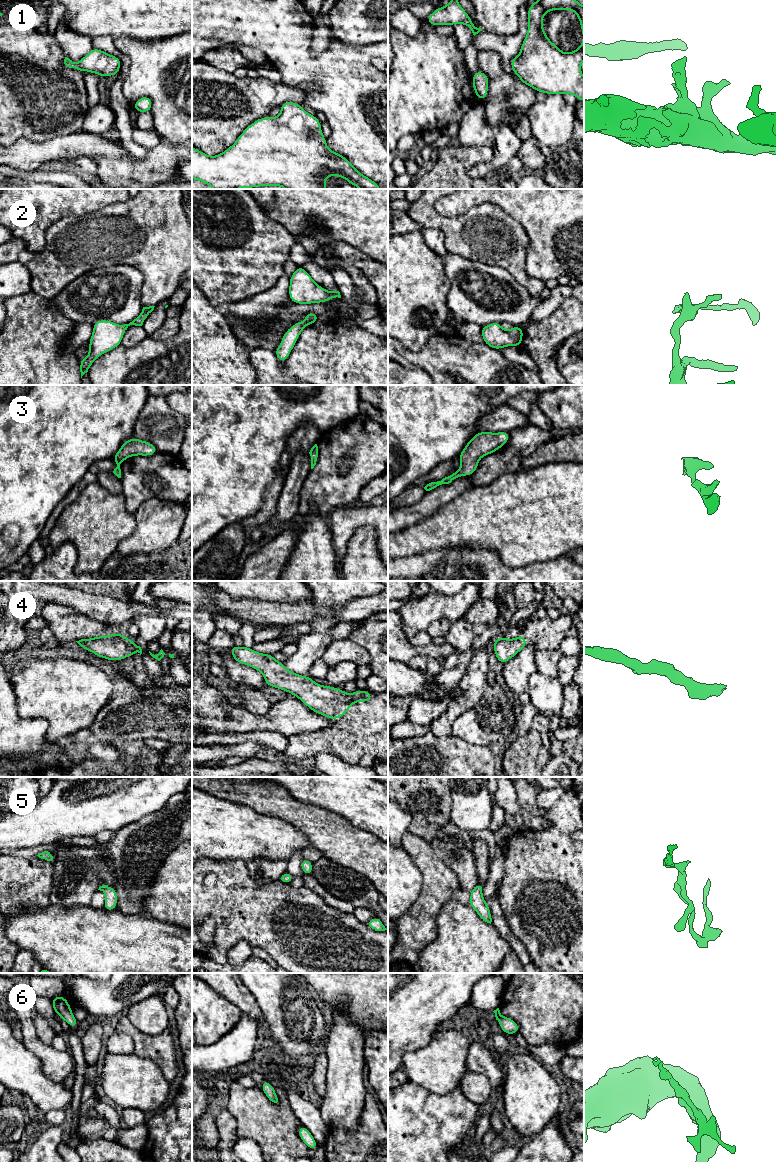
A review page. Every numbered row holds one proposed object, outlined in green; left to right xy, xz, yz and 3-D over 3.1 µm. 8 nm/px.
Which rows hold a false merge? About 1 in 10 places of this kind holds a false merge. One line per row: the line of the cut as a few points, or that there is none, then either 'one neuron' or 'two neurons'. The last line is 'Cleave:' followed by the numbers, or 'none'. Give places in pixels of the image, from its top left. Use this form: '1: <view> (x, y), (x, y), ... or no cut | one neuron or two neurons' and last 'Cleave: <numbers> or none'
1: no cut | one neuron
2: no cut | one neuron
3: no cut | one neuron
4: no cut | one neuron
5: no cut | one neuron
6: no cut | one neuron
Cleave: none

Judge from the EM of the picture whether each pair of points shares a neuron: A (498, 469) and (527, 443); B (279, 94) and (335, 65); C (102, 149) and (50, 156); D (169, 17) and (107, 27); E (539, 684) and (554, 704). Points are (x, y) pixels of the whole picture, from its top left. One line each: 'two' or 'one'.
A: one
B: two
C: one
D: one
E: one

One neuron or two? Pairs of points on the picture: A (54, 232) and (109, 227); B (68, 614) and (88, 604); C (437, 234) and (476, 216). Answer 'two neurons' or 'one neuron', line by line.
A: one neuron
B: two neurons
C: two neurons

